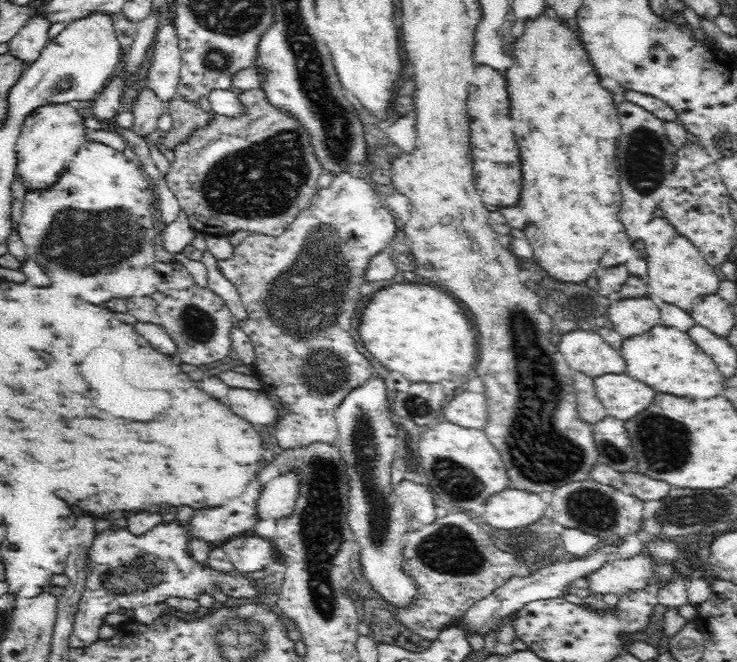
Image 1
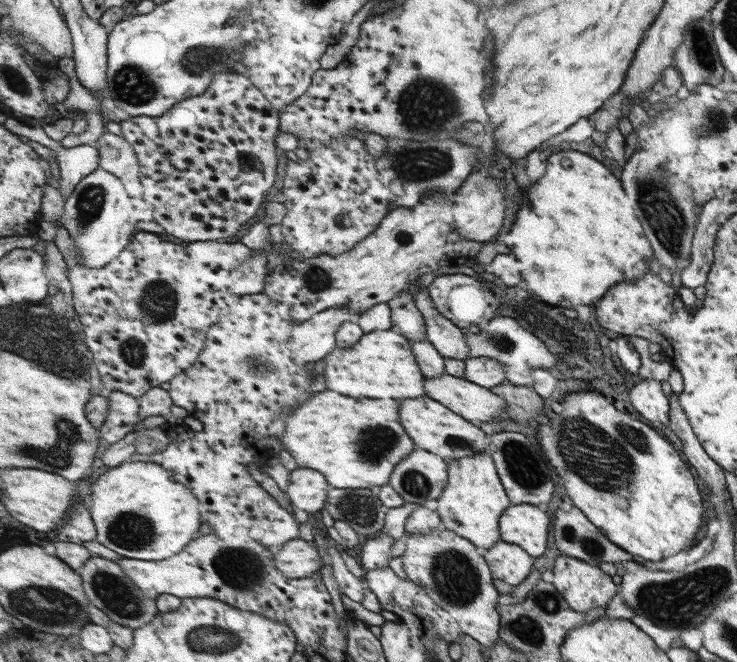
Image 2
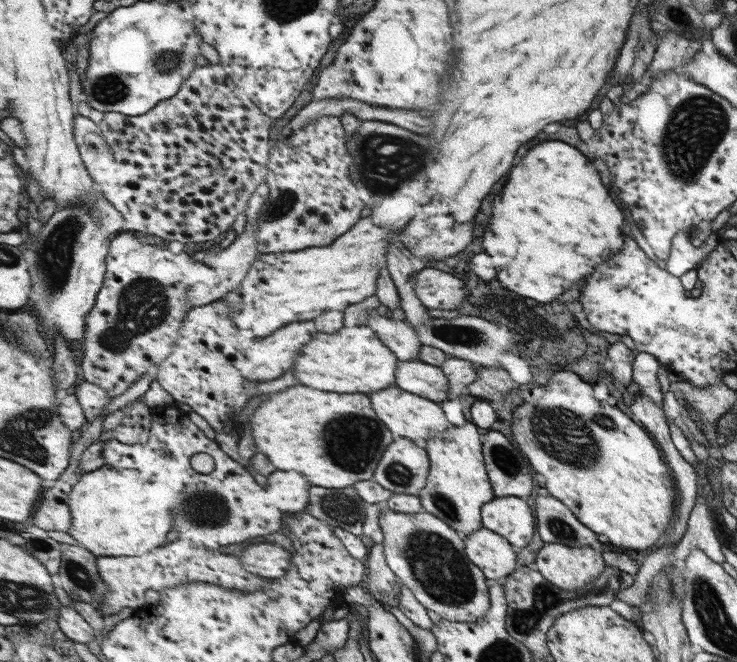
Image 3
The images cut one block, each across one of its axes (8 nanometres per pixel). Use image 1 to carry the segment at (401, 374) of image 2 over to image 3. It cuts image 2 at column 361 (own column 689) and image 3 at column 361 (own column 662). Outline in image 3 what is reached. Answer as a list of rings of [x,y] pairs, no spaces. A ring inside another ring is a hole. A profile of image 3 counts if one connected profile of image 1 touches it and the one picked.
[[[368,325],[342,327],[336,332],[321,332],[307,344],[296,363],[295,376],[301,384],[338,394],[362,392],[370,394],[377,390],[396,386],[399,368],[397,356],[378,338]]]

